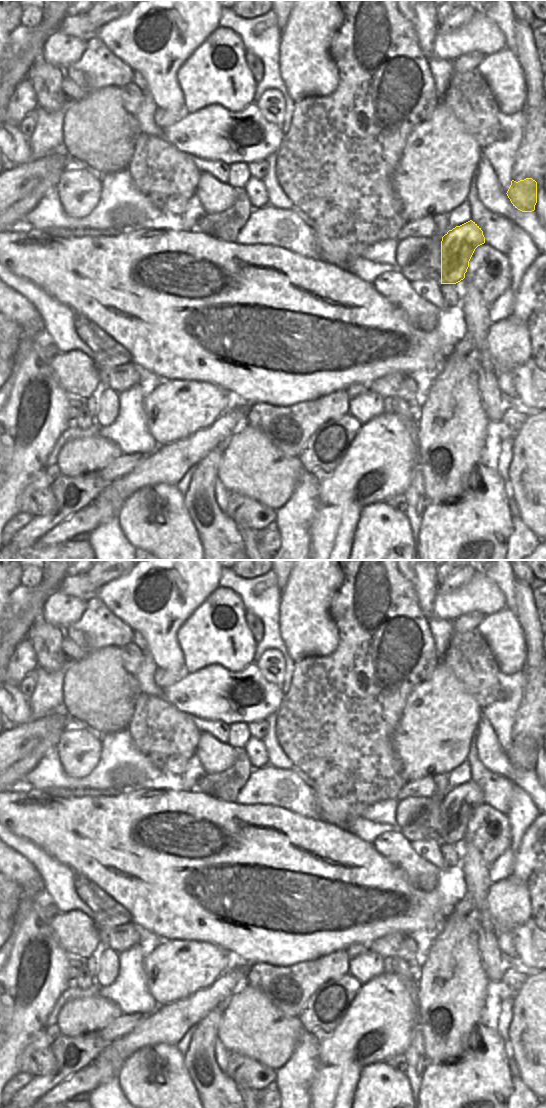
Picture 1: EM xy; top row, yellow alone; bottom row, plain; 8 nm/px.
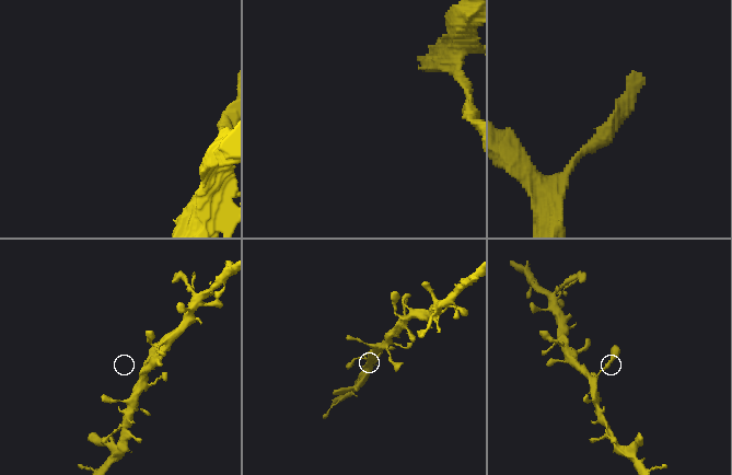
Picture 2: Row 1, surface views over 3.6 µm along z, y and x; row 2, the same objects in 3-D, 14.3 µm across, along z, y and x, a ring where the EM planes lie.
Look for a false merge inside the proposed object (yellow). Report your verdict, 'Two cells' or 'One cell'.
One cell.

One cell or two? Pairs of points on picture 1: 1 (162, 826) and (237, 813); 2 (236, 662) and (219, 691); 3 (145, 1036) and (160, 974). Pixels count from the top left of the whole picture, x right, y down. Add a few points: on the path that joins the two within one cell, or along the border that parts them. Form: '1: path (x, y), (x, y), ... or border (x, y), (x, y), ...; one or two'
1: path (181, 826), (202, 826), (208, 820), (218, 820); one
2: border (252, 663), (239, 671), (207, 666); two
3: border (182, 999), (159, 1006); two

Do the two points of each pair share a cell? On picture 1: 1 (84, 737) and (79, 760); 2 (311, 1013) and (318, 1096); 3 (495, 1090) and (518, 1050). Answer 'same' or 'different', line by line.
1: same
2: different
3: different

